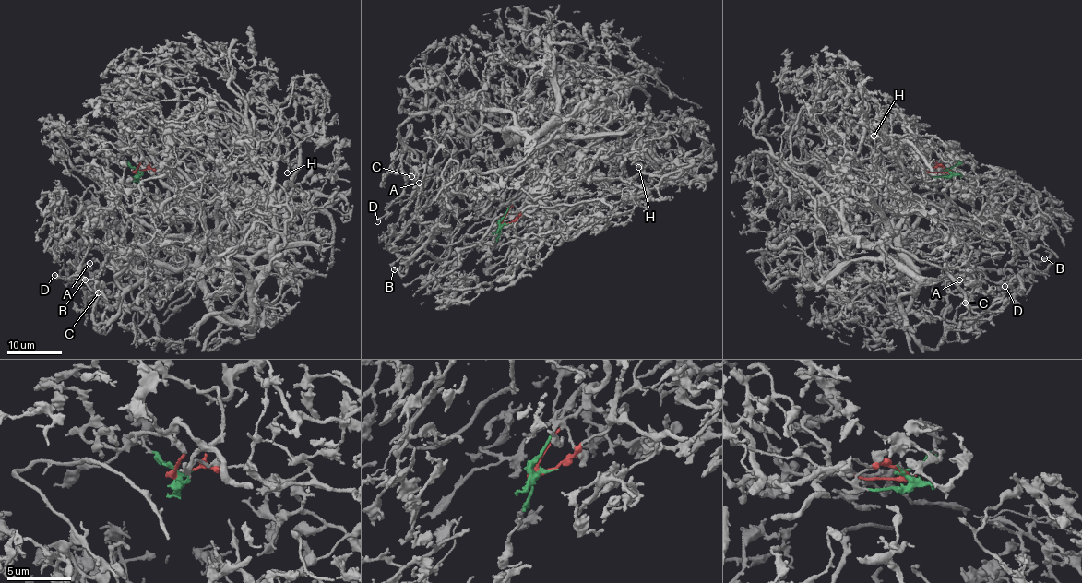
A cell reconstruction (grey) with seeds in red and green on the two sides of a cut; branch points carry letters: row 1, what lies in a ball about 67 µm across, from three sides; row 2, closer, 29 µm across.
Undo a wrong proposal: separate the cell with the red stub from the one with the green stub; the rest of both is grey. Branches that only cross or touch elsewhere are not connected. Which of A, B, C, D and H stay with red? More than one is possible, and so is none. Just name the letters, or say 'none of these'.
B, H

